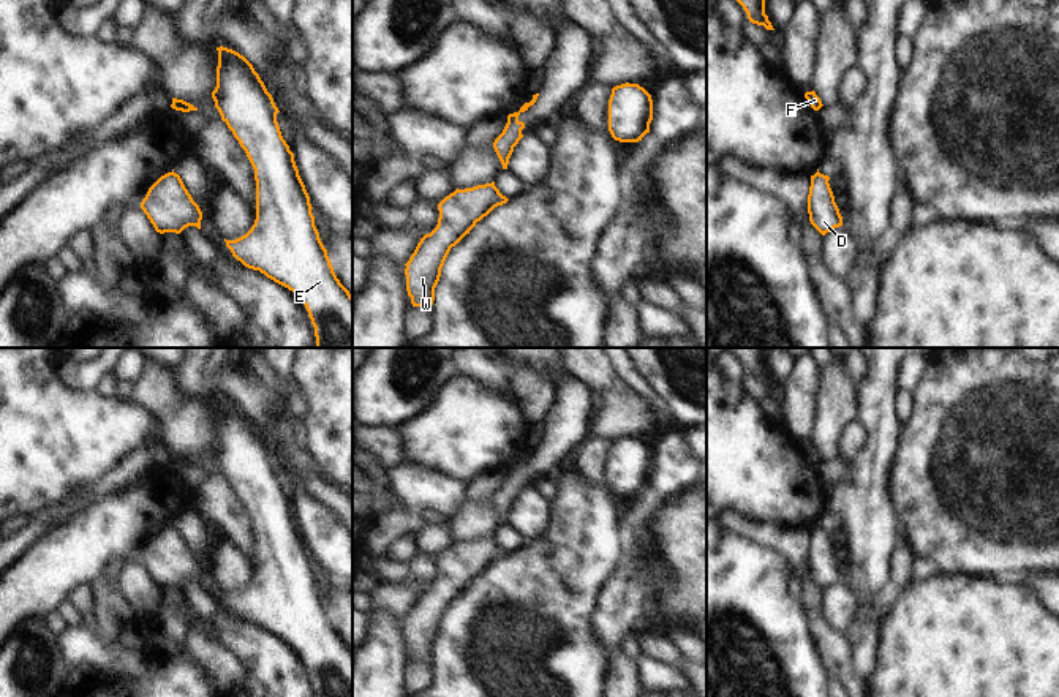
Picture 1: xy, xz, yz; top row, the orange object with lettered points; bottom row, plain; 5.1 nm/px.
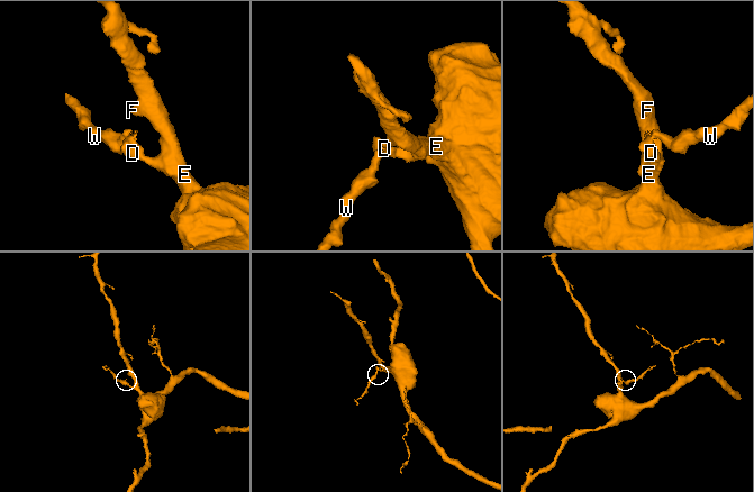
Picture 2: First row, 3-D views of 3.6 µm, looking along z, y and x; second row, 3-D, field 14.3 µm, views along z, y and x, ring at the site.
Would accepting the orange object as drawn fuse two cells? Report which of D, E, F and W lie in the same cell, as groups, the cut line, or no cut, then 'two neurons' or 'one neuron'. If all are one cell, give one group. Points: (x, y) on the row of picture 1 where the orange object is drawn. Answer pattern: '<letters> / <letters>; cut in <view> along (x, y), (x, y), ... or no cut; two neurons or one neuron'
D E F / W; cut in xy along (173, 171), (182, 184); two neurons

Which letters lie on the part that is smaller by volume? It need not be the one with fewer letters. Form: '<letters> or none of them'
W.

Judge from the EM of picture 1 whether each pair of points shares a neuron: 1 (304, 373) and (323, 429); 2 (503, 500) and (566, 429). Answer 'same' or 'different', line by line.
1: same
2: same

